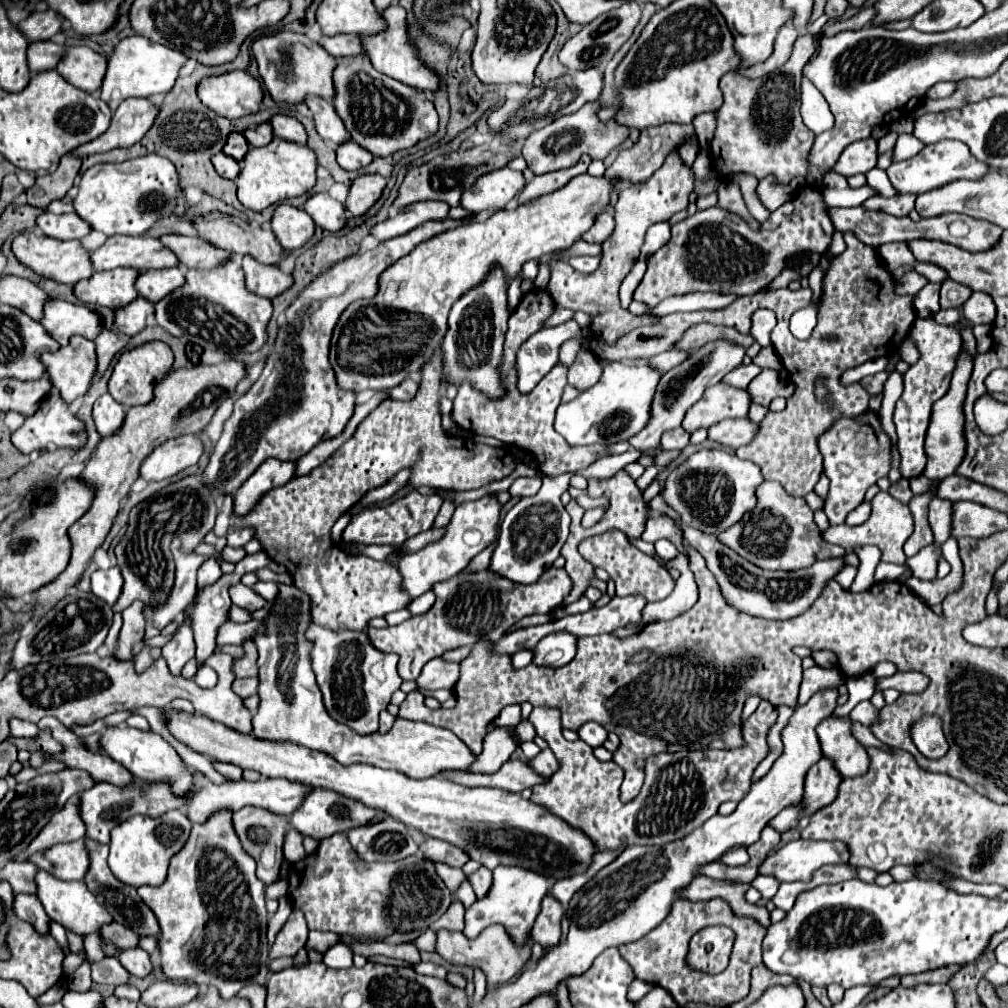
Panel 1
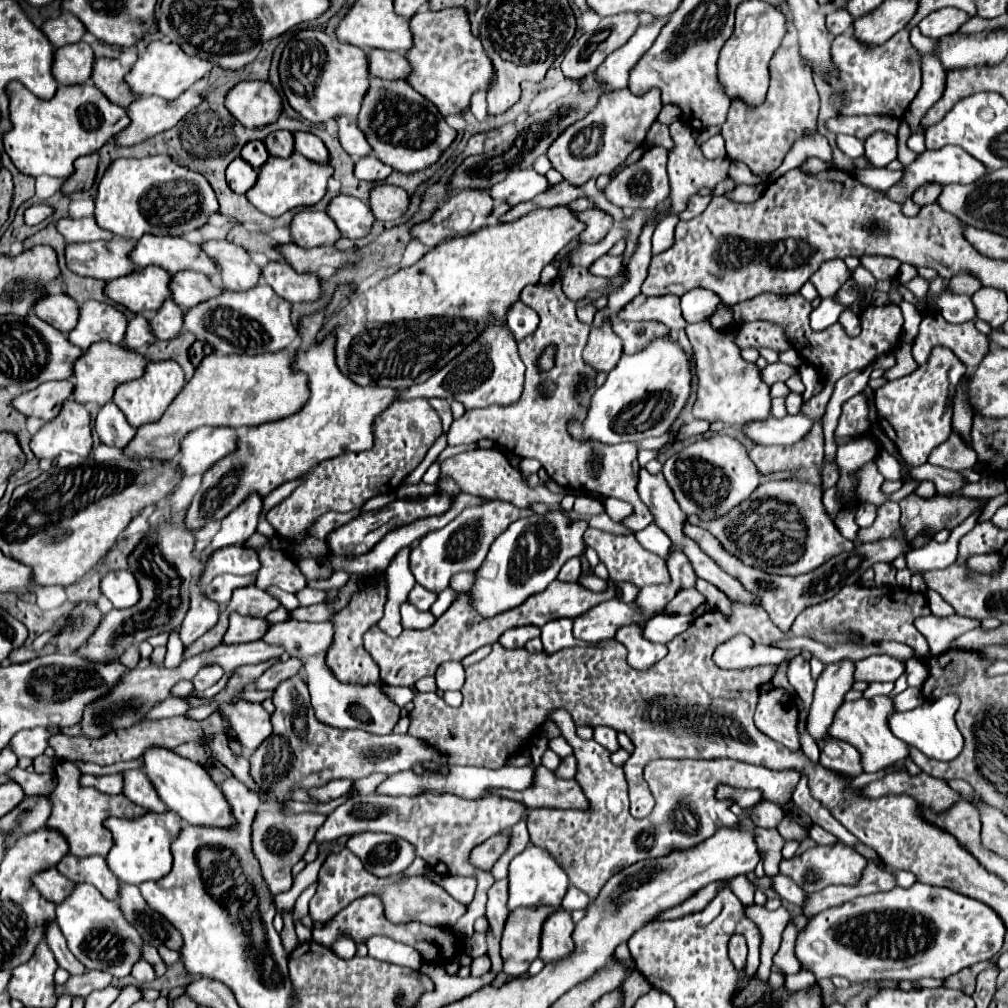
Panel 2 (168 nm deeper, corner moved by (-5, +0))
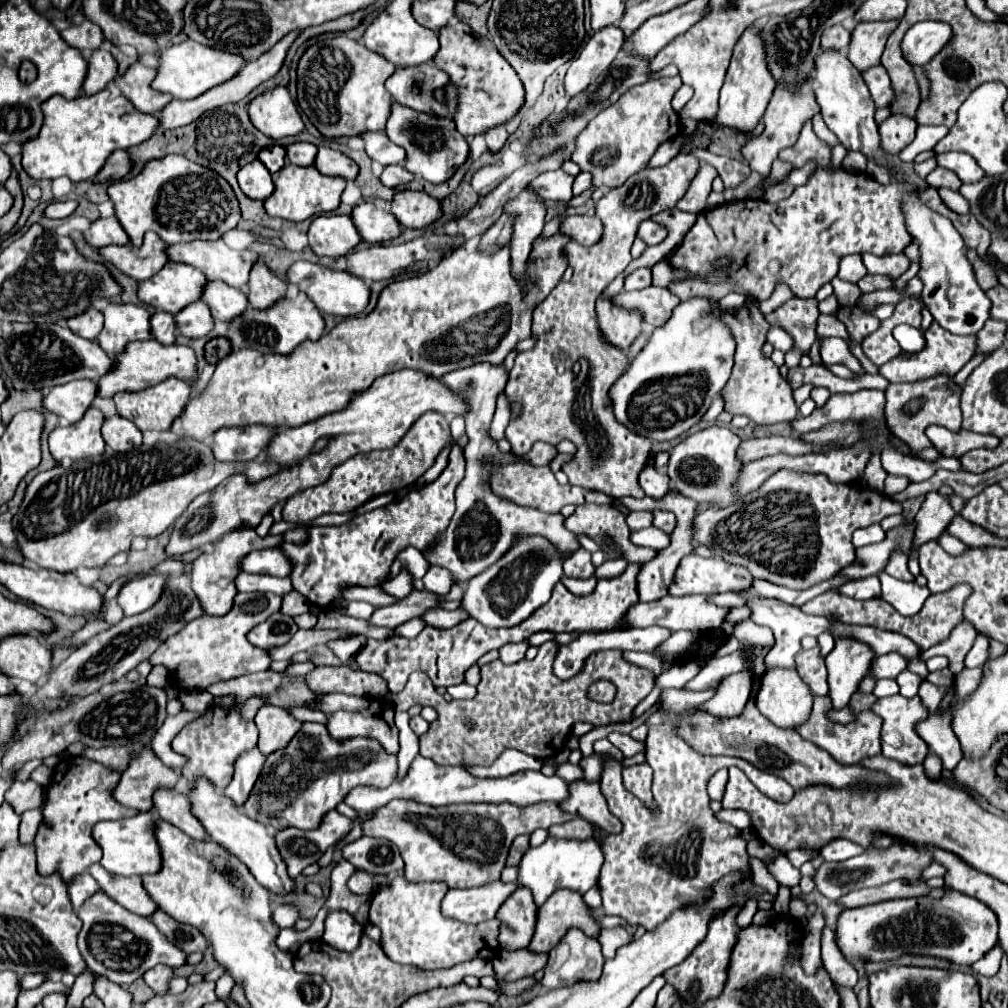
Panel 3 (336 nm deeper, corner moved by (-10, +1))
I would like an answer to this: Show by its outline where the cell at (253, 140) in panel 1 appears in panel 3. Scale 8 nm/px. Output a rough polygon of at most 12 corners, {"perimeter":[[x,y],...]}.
{"perimeter":[[313,143],[287,145],[293,165],[313,165],[317,147]]}

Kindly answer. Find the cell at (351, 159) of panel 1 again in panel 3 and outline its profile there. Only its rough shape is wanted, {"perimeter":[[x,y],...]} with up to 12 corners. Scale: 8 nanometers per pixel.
{"perimeter":[[387,165],[379,181],[387,187],[407,183],[413,175],[401,165]]}

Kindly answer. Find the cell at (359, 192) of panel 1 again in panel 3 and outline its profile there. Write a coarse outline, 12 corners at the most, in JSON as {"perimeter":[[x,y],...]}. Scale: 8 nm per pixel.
{"perimeter":[[403,189],[391,213],[403,227],[421,229],[441,215],[423,191]]}

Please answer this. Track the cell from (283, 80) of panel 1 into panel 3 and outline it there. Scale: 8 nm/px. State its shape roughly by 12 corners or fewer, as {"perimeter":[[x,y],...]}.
{"perimeter":[[343,35],[305,49],[297,105],[325,137],[383,131],[395,71]]}

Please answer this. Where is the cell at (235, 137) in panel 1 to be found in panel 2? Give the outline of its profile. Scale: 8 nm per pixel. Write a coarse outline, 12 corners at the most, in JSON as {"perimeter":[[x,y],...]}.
{"perimeter":[[264,142],[242,148],[242,158],[258,170],[270,158]]}

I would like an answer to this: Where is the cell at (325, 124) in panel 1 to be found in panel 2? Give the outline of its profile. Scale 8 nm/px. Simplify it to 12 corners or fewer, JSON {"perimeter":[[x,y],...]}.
{"perimeter":[[338,118],[340,144],[354,160],[372,154],[356,120]]}

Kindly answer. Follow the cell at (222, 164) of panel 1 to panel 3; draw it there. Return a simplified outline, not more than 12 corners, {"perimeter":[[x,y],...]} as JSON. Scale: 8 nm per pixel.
{"perimeter":[[261,161],[237,173],[241,191],[251,199],[273,193],[271,173]]}

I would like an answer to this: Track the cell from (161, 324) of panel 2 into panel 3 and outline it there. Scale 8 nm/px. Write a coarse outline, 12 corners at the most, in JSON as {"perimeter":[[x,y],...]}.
{"perimeter":[[203,301],[183,307],[173,317],[179,335],[205,337],[213,317]]}

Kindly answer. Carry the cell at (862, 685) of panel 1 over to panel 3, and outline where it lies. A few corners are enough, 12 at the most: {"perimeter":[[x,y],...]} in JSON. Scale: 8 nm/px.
{"perimeter":[[905,671],[897,677],[903,697],[915,697],[921,681]]}

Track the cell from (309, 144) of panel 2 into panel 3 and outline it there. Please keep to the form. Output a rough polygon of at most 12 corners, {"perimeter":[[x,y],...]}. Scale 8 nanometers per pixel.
{"perimeter":[[319,147],[315,167],[323,175],[355,179],[357,165],[345,153]]}

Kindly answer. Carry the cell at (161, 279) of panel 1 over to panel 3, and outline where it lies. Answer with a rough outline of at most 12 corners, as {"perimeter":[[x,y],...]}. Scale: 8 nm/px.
{"perimeter":[[223,281],[203,285],[201,301],[219,321],[247,307],[247,295]]}

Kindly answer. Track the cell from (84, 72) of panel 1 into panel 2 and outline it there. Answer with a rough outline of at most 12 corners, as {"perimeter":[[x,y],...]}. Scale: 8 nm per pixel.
{"perimeter":[[98,58],[92,82],[126,108],[138,98],[124,80],[130,68]]}

